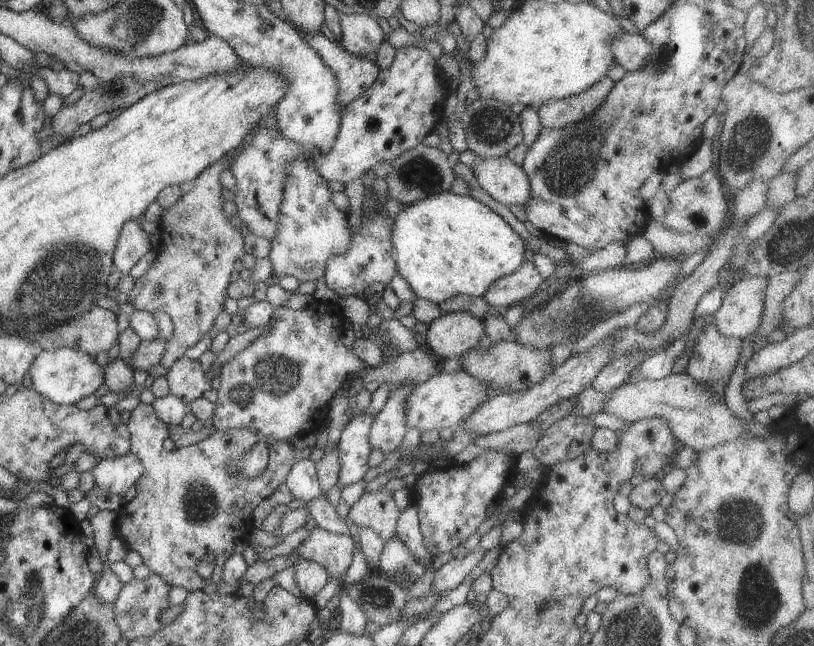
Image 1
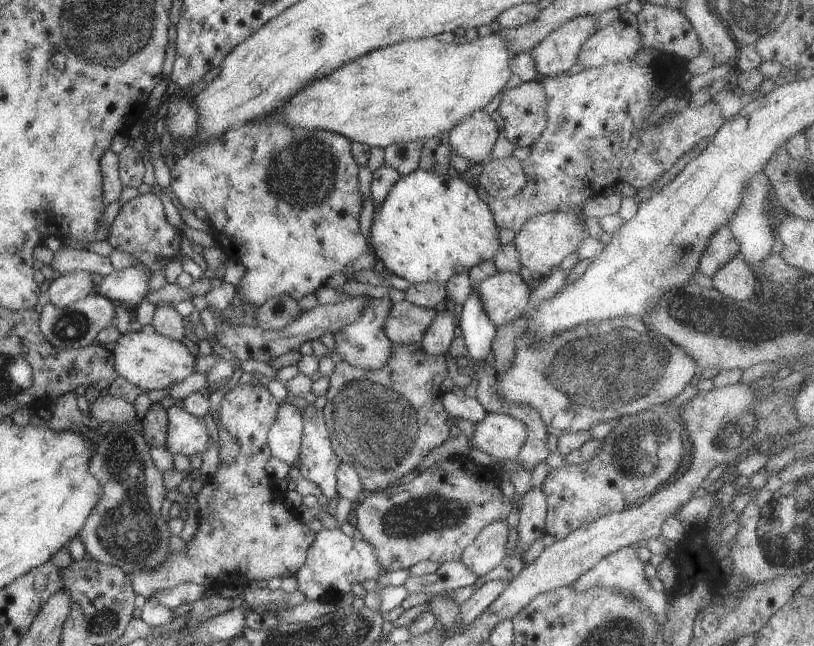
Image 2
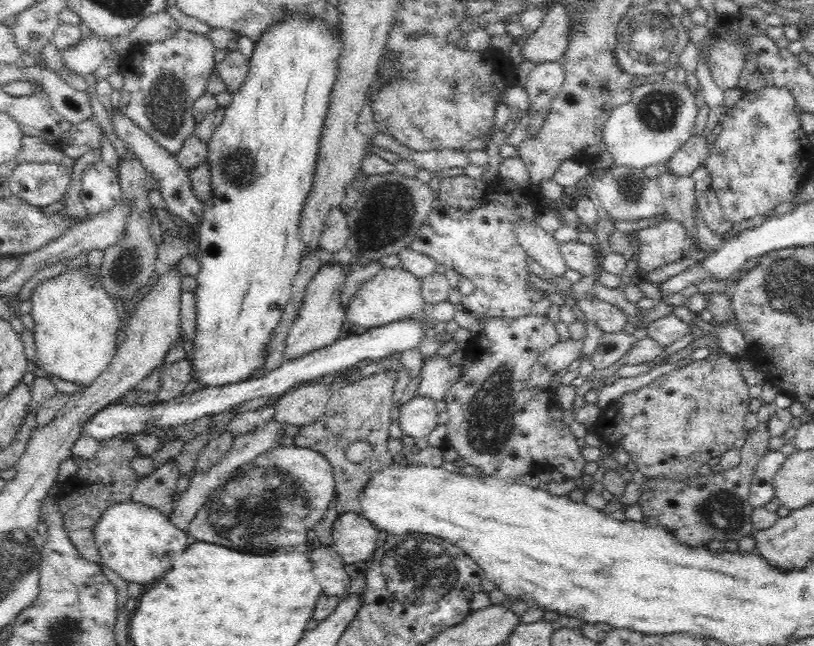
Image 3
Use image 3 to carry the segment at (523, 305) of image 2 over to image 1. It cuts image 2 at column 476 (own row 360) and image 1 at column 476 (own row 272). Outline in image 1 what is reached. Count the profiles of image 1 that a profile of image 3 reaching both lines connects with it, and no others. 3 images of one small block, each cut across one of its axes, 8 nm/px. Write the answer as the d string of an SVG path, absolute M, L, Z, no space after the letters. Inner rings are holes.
M471 312L444 313L429 324L424 345L452 359L474 349L485 335L484 320Z

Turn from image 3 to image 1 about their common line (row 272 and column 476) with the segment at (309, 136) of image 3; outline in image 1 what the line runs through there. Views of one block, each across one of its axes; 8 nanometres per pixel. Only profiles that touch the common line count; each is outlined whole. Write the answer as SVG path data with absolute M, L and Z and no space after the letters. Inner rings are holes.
M449 190L432 193L430 196L422 197L420 200L415 200L410 204L402 206L400 212L395 216L395 223L393 224L391 232L391 241L398 274L408 281L408 284L412 287L417 297L425 298L426 300L431 300L438 304L456 295L470 295L473 297L483 296L488 290L488 287L496 279L513 273L522 262L524 262L525 242L502 216L490 209L486 204L472 197L472 195L461 195L460 193L453 193Z

